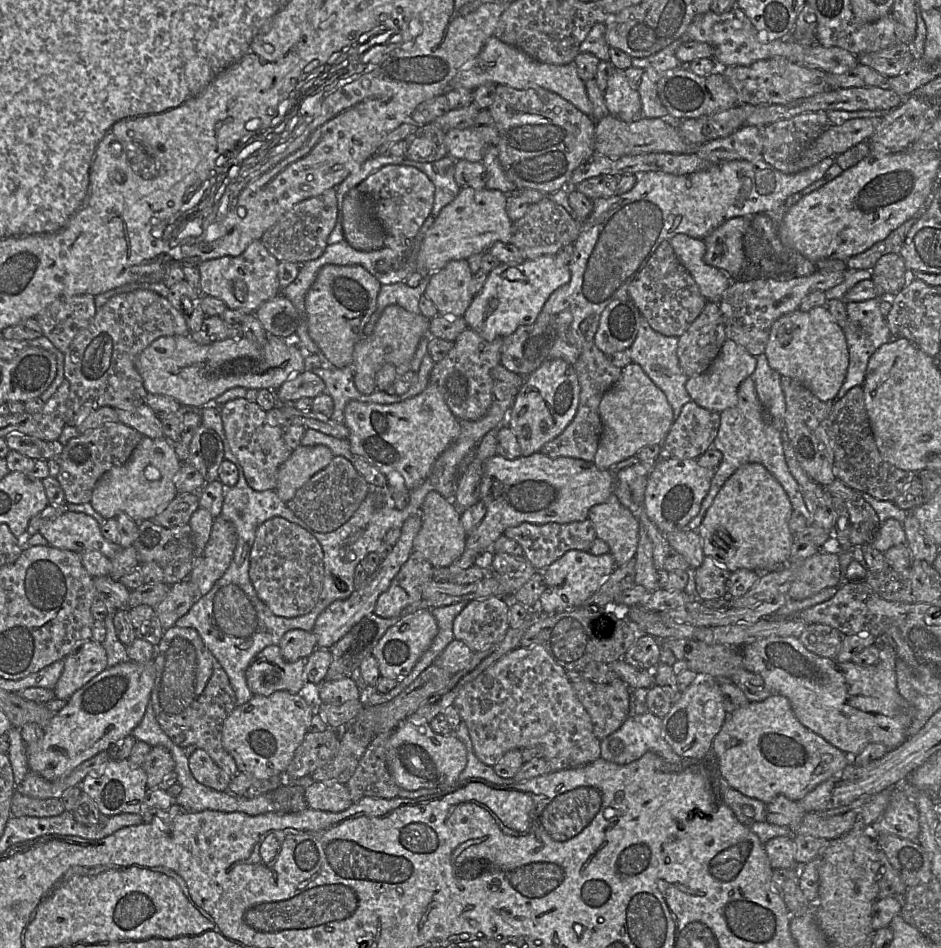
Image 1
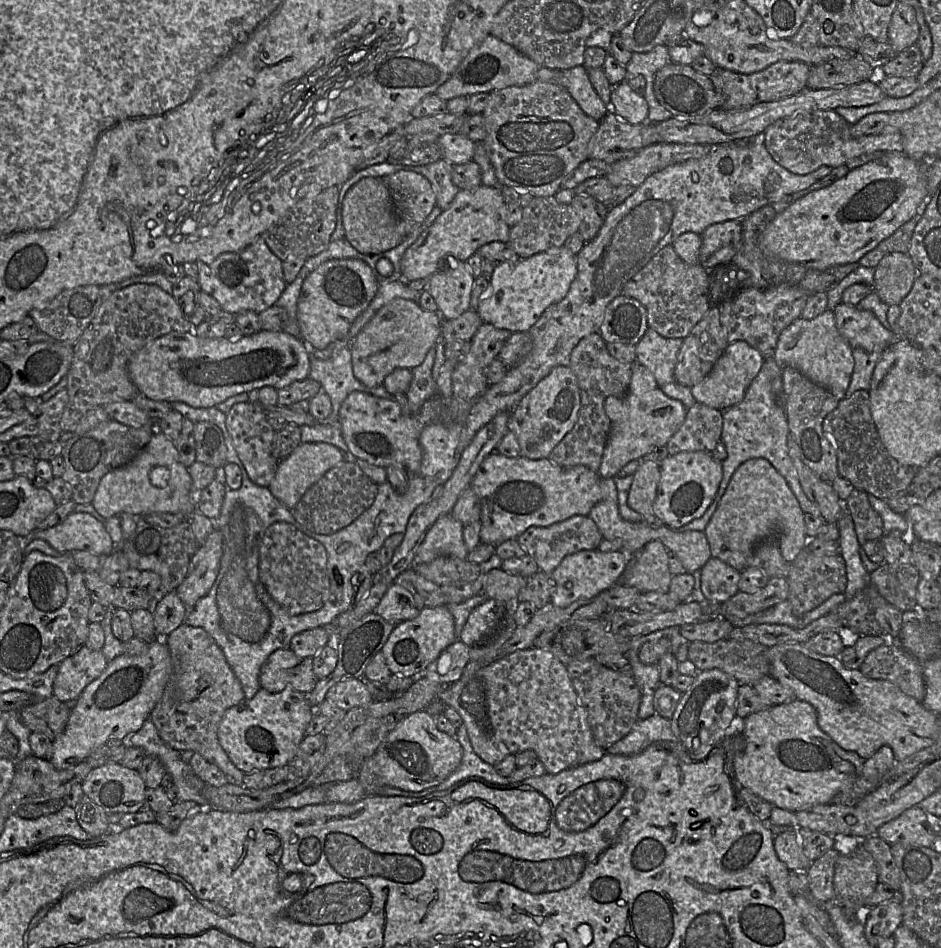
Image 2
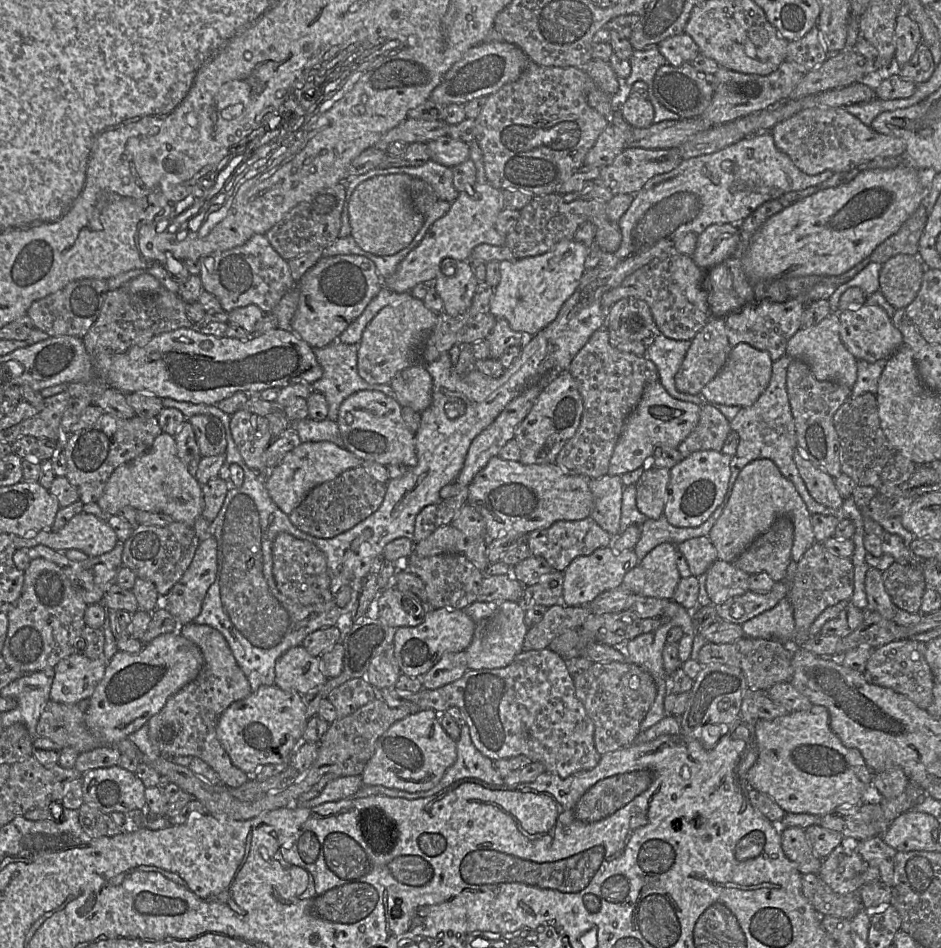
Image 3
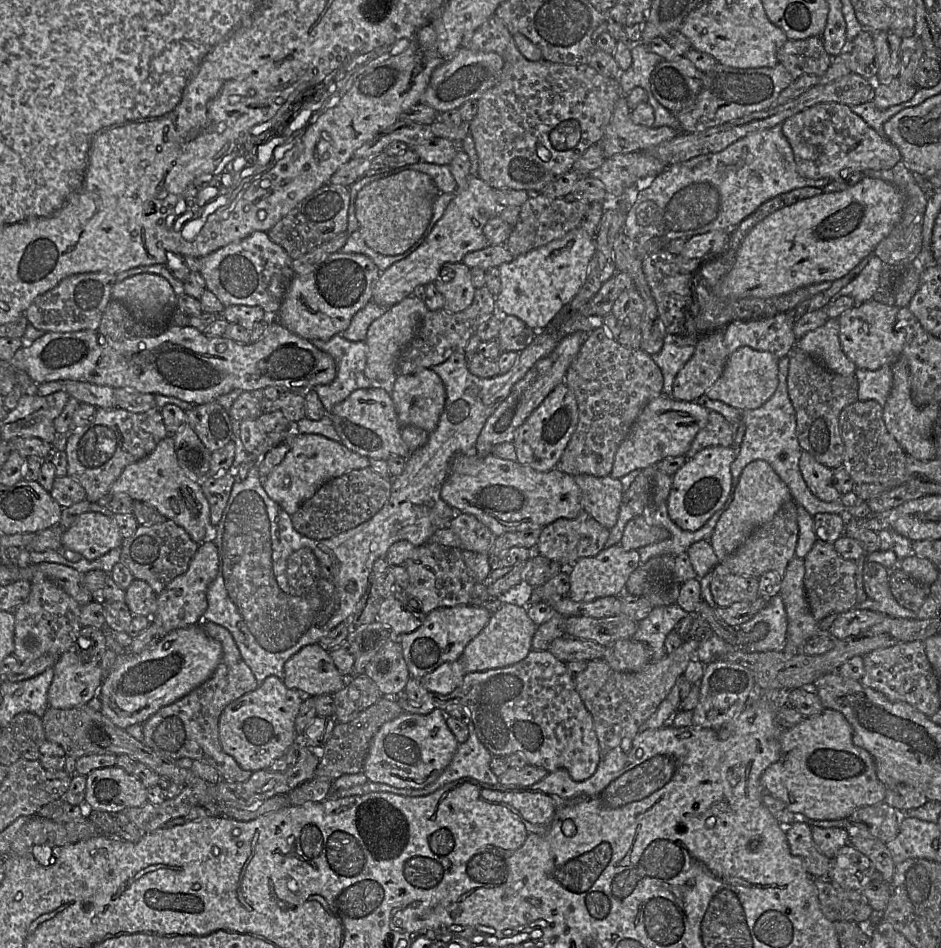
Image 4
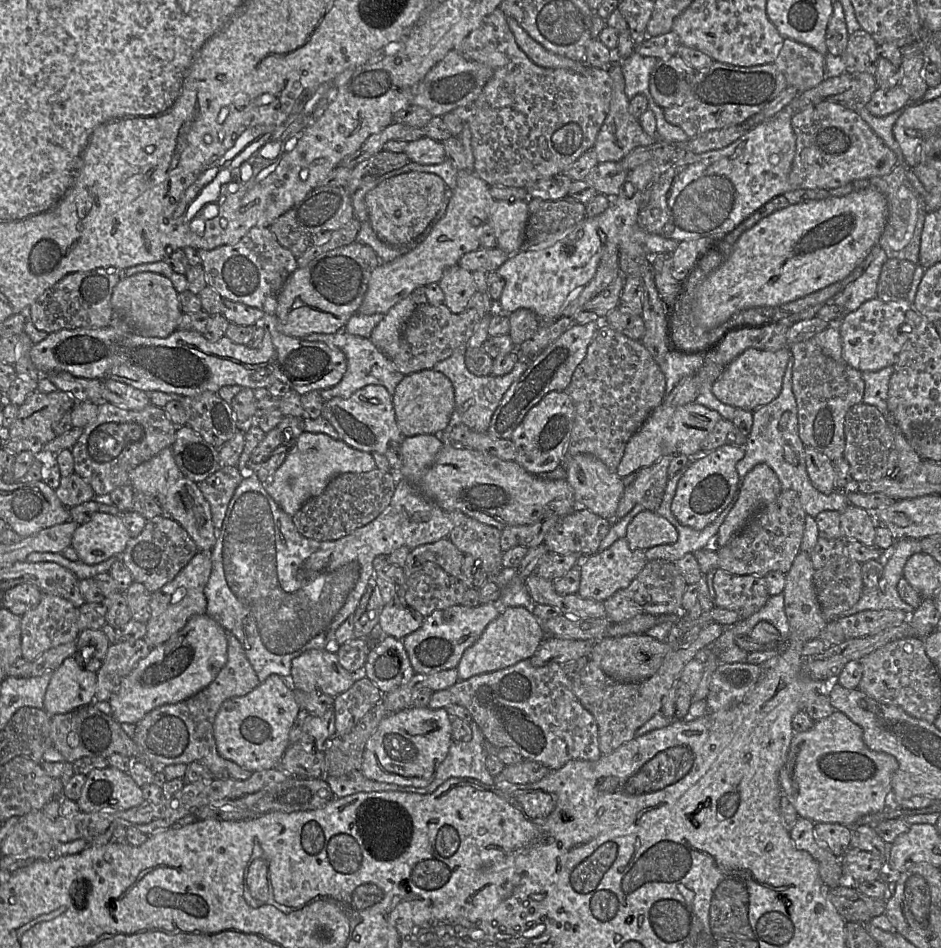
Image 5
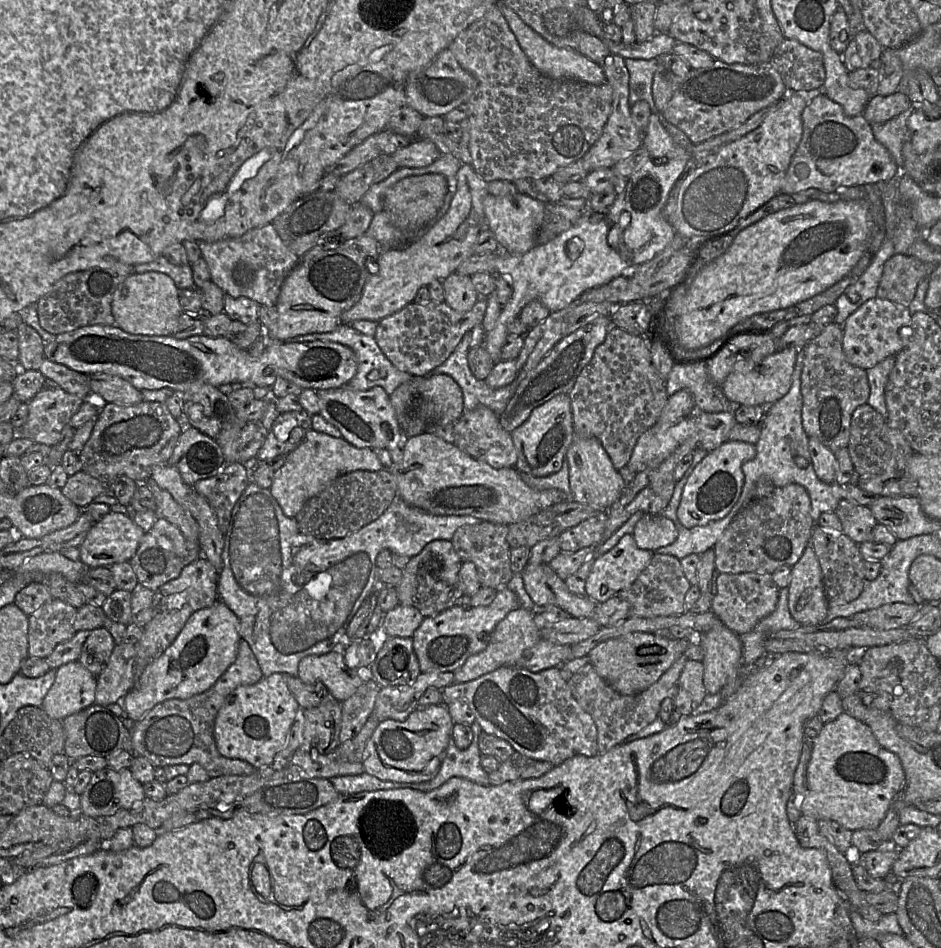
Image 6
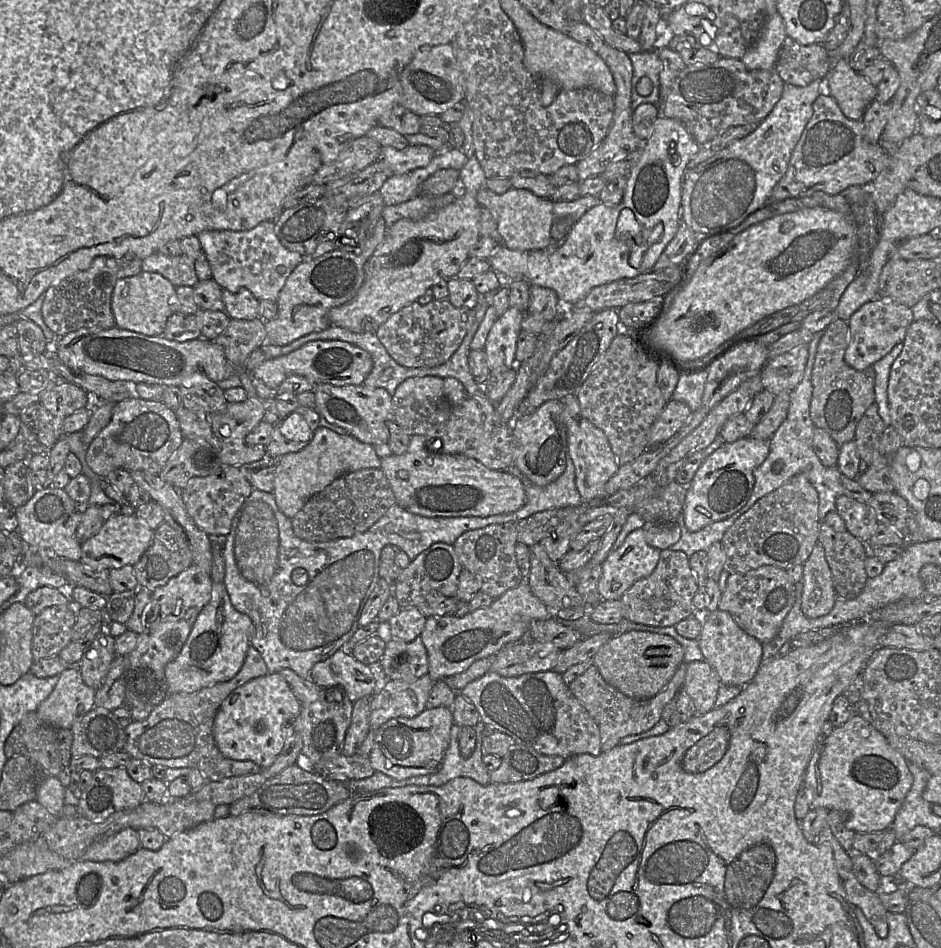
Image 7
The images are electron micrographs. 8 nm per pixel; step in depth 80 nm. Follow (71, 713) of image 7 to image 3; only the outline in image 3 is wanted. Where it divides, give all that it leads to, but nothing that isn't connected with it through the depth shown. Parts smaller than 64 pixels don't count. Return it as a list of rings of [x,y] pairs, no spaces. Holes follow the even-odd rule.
[[[81,652],[61,659],[54,667],[50,699],[60,703],[77,704],[90,698],[104,677],[107,664],[104,657],[92,660]]]

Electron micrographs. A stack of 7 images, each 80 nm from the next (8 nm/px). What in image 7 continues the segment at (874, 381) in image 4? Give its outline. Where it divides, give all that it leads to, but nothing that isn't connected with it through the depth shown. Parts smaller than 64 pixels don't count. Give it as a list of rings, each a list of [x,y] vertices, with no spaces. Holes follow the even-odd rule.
[[[903,342],[897,344],[886,356],[872,367],[875,371],[875,403],[885,426],[891,425],[890,406],[888,400],[888,383],[893,362],[901,354]]]

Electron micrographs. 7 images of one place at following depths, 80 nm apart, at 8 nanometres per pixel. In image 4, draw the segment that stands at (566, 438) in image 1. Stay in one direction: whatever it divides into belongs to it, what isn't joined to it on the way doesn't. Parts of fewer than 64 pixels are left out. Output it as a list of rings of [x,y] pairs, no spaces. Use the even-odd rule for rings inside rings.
[[[602,326],[588,334],[567,371],[565,383],[576,397],[579,420],[557,468],[572,476],[608,476],[616,452],[640,412],[650,400],[663,393],[661,369],[649,354],[622,346]]]

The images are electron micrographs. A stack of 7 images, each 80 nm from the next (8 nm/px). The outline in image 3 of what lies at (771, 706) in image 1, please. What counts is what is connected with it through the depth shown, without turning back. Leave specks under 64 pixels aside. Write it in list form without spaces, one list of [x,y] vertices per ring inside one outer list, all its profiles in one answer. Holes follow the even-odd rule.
[[[813,705],[809,711],[789,712],[773,720],[758,720],[755,724],[758,758],[747,772],[747,782],[772,798],[786,813],[807,813],[824,816],[841,806],[864,803],[863,794],[872,785],[873,772],[856,748],[846,748],[829,725],[828,710]]]

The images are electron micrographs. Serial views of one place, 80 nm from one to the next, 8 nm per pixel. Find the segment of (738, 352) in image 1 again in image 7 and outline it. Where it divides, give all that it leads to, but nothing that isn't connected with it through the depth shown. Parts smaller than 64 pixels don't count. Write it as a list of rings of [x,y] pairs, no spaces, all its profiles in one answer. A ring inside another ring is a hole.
[[[808,344],[768,359],[760,371],[763,389],[779,395],[791,392],[802,380],[808,359]]]

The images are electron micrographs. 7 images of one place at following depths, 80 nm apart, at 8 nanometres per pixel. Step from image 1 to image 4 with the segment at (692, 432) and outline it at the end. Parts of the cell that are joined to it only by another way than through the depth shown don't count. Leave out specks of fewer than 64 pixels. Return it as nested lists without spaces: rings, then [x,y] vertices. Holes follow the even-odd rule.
[[[709,411],[707,424],[696,434],[685,456],[689,459],[708,447],[730,447],[732,445],[732,424],[720,413]]]

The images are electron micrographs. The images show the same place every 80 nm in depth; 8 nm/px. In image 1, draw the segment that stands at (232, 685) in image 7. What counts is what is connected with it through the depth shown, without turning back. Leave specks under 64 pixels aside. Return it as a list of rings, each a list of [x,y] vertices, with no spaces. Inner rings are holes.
[[[173,626],[164,631],[153,658],[155,680],[151,691],[156,720],[165,734],[178,746],[195,745],[208,755],[231,777],[238,774],[233,757],[222,744],[222,727],[227,716],[238,706],[235,691],[224,668],[203,642],[194,628]]]

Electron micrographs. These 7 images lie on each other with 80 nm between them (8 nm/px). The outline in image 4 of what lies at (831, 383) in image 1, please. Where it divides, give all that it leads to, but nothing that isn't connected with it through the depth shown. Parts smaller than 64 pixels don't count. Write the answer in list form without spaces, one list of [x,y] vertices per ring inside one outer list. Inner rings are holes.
[[[829,318],[821,327],[796,340],[799,349],[806,352],[827,370],[844,376],[854,375],[856,365],[845,355],[840,342],[840,323]]]

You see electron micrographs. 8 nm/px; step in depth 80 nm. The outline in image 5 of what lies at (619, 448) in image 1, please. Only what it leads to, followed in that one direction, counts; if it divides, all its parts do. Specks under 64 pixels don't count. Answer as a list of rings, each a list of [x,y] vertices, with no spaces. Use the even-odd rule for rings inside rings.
[[[663,402],[651,412],[642,426],[629,439],[615,472],[624,478],[639,469],[653,465],[665,455],[686,455],[690,458],[701,455],[703,441],[721,419],[717,411],[696,402],[682,406],[672,406]]]

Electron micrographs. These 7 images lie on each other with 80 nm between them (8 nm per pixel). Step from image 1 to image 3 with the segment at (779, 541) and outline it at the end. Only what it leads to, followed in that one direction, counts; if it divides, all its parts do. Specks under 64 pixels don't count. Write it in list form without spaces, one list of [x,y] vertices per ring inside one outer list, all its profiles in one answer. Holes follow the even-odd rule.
[[[755,459],[739,472],[727,504],[712,526],[708,538],[719,560],[732,563],[780,517],[788,517],[794,526],[791,559],[798,562],[816,542],[811,514],[791,481],[787,480],[770,459]]]

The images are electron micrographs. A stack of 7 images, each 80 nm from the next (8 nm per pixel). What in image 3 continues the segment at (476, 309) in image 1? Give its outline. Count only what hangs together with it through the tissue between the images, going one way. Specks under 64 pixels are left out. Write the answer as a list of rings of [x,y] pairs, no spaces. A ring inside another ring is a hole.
[[[568,239],[543,254],[499,262],[501,279],[494,288],[489,313],[507,320],[514,331],[526,336],[537,334],[555,320],[563,304],[577,290],[589,253],[589,247]]]

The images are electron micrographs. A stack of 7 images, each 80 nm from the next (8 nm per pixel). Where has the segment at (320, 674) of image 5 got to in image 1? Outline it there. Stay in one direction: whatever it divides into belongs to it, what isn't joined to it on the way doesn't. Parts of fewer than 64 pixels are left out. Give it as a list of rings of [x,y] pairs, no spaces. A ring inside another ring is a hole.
[[[276,645],[265,647],[252,660],[245,676],[253,695],[268,696],[275,691],[300,692],[307,684],[304,667],[307,658],[286,661]]]

